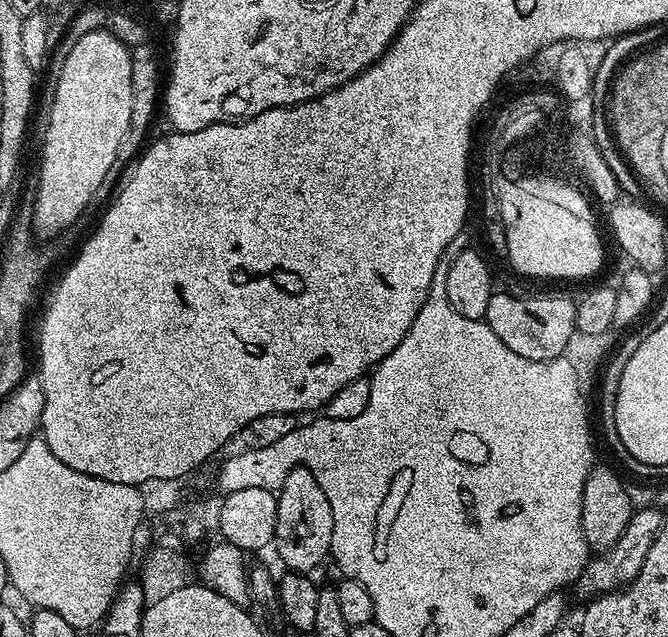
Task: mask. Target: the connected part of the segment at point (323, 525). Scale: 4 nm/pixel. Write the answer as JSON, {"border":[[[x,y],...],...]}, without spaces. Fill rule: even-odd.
{"border":[[[295,468],[286,474],[284,487],[276,492],[278,518],[274,549],[287,571],[312,574],[325,559],[329,559],[334,538],[334,514],[322,486],[309,468]]]}

